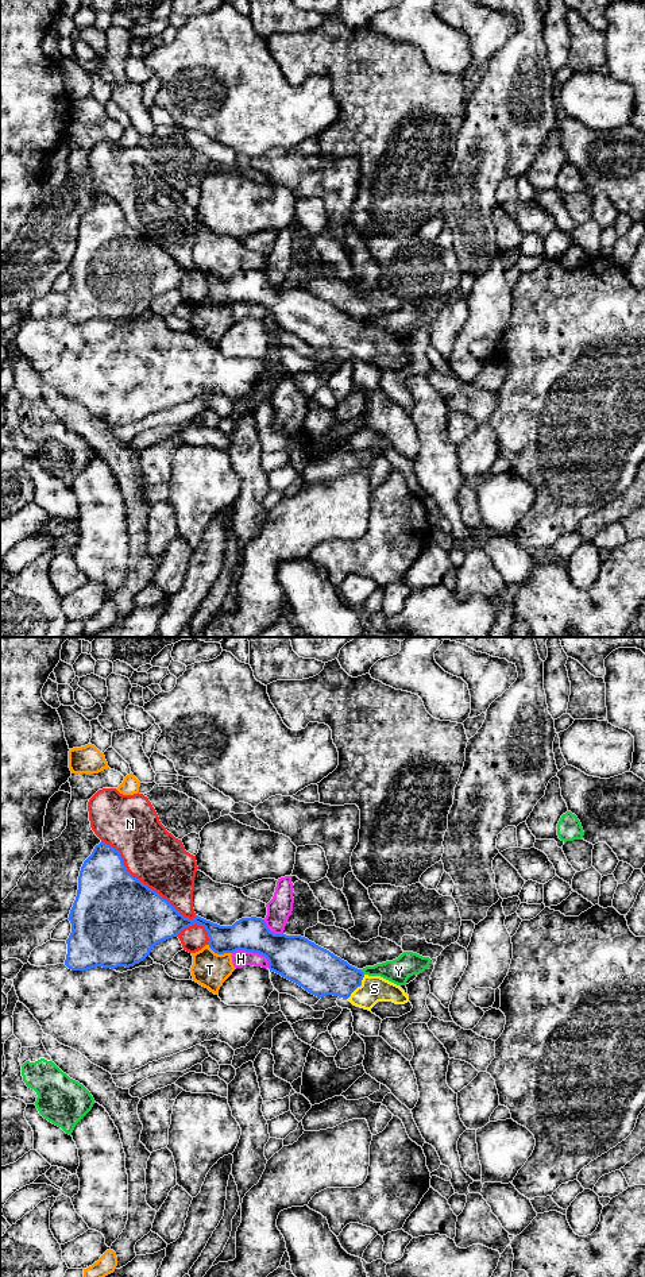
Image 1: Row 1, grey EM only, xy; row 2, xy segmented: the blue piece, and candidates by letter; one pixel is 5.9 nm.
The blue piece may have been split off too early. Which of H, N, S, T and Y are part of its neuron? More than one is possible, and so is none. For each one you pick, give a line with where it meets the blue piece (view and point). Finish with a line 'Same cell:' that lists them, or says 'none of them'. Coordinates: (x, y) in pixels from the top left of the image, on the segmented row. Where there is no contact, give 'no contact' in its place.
S: contact xy (358, 986)
Same cell: S

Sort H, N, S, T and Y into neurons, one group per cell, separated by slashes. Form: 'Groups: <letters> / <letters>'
Groups: H / N / S / T / Y

